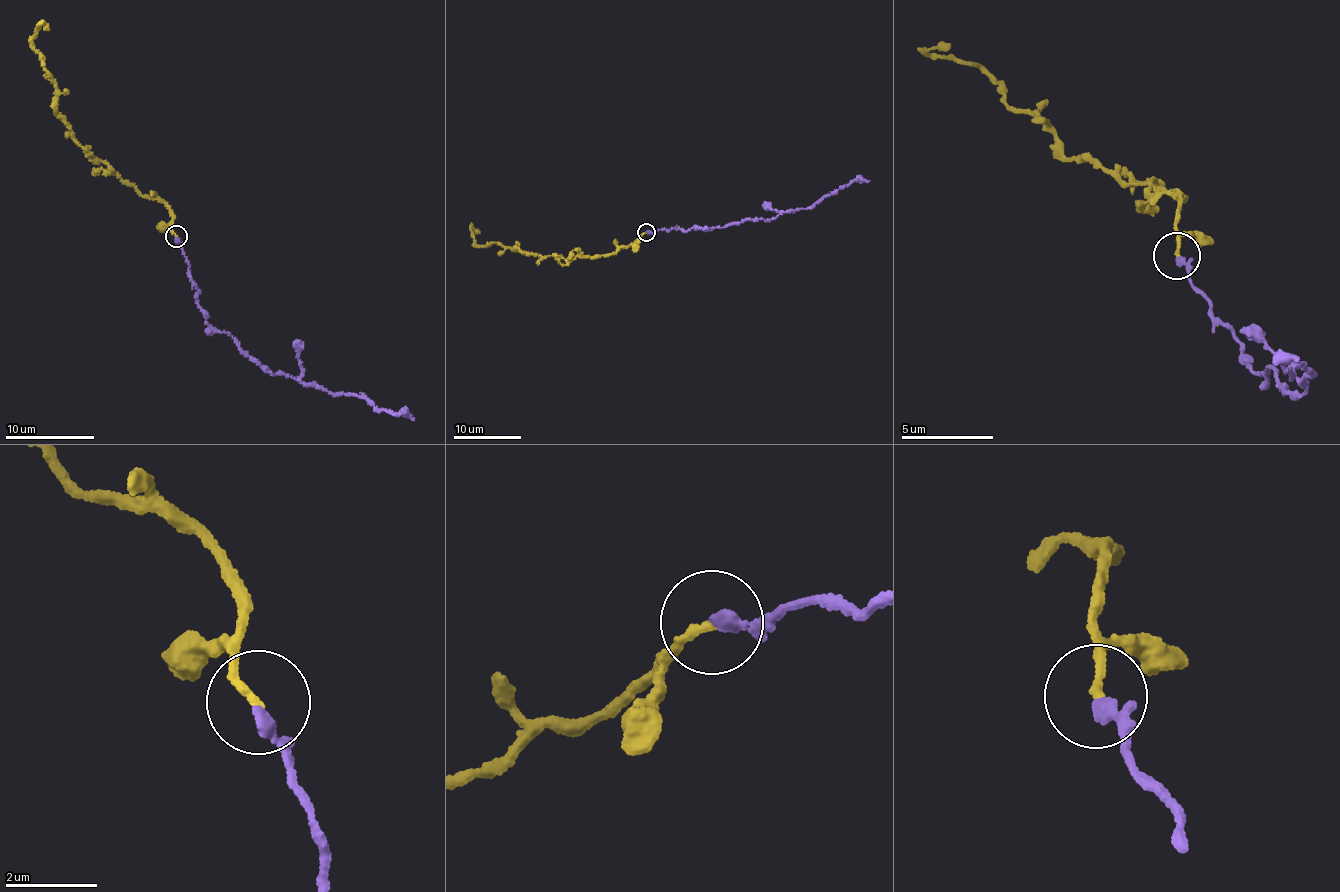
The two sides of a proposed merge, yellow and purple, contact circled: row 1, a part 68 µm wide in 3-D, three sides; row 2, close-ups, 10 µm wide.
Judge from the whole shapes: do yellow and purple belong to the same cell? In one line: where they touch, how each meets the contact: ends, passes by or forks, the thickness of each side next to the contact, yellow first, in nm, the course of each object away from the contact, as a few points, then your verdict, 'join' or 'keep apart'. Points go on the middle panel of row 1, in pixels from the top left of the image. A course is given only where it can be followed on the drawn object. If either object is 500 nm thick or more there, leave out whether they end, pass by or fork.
at (646, 232); yellow ends there; purple passes by; 170 nm thick on the yellow side, 200 nm on the other; yellow runs (645, 232), (611, 254), (570, 259), (514, 251), (495, 243), (482, 247), (475, 244), (472, 230), (480, 233); purple runs (646, 232), (769, 220), (788, 211), (811, 207), (854, 181), (869, 181); join

